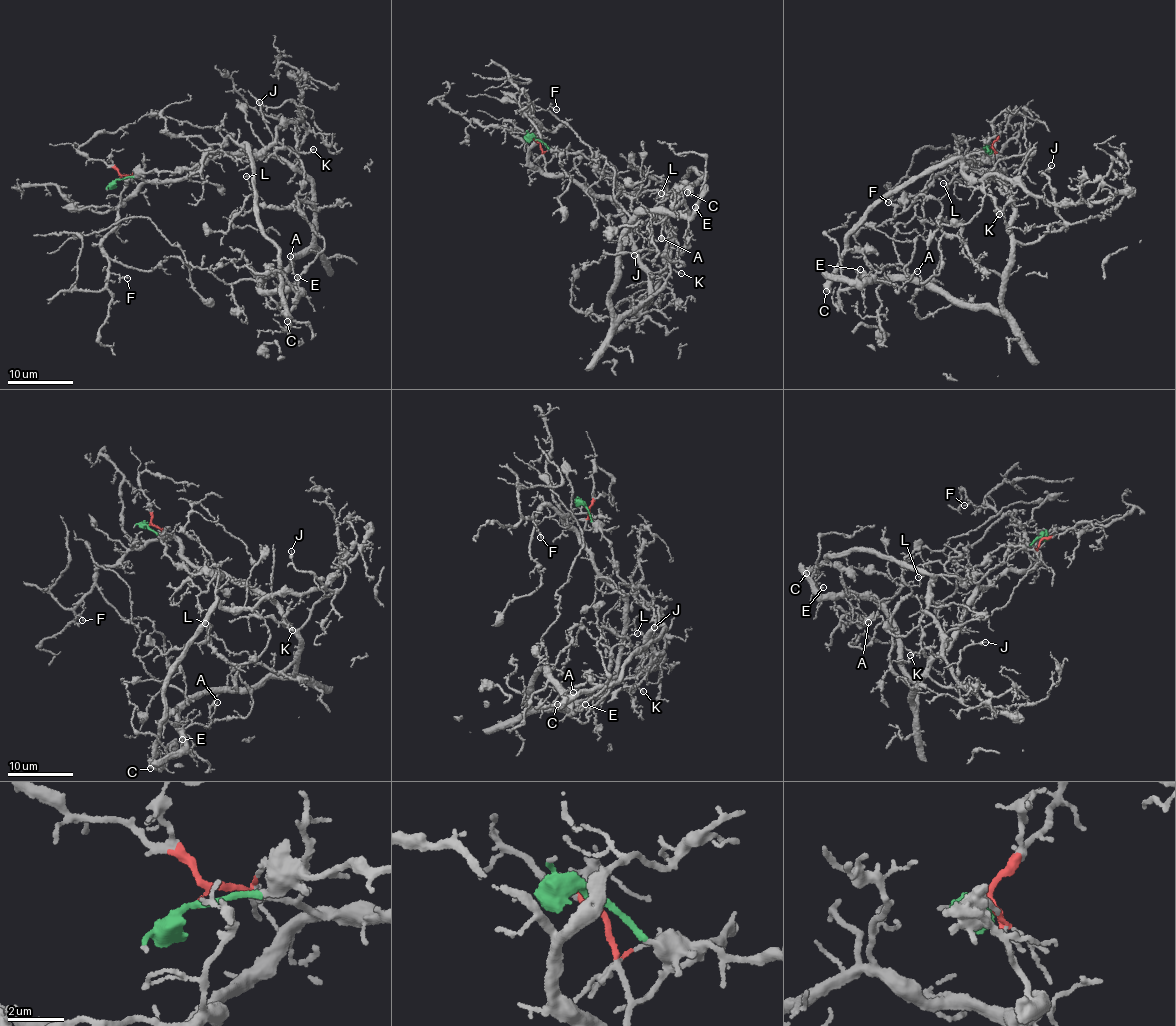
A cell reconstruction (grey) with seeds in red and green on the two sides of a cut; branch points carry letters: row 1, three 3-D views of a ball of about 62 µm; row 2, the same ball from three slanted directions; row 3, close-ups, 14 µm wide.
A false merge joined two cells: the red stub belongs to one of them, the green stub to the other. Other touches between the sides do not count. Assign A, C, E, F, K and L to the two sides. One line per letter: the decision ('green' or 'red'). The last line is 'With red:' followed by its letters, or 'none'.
A: red
C: green
E: red
F: red
K: red
L: red
With red: A, E, F, K, L

